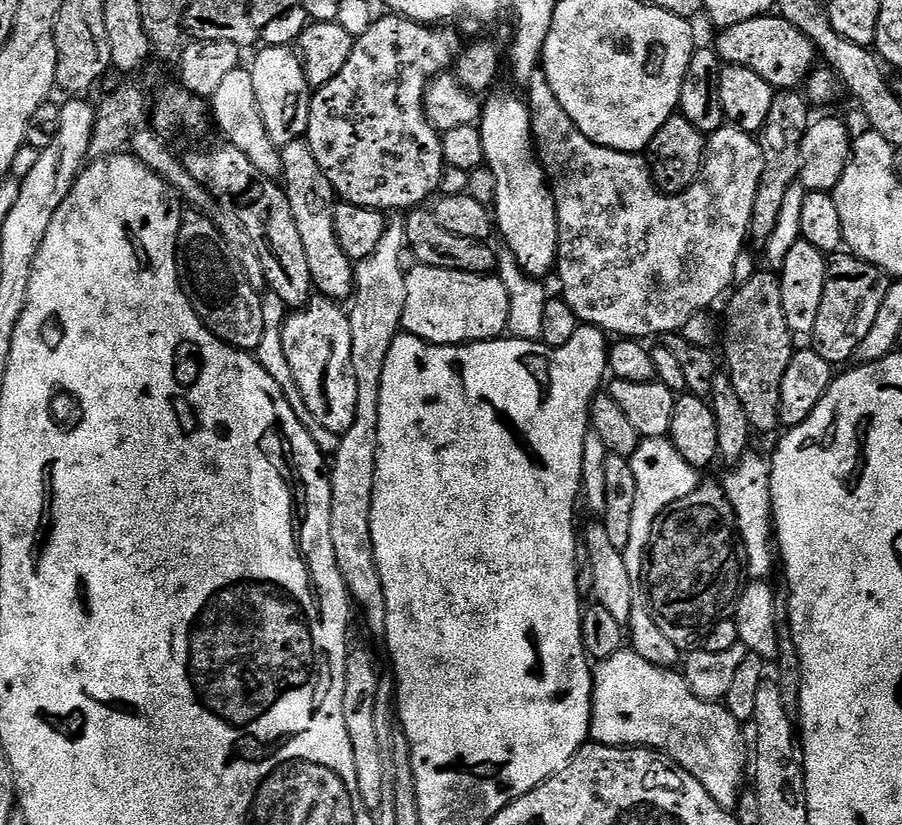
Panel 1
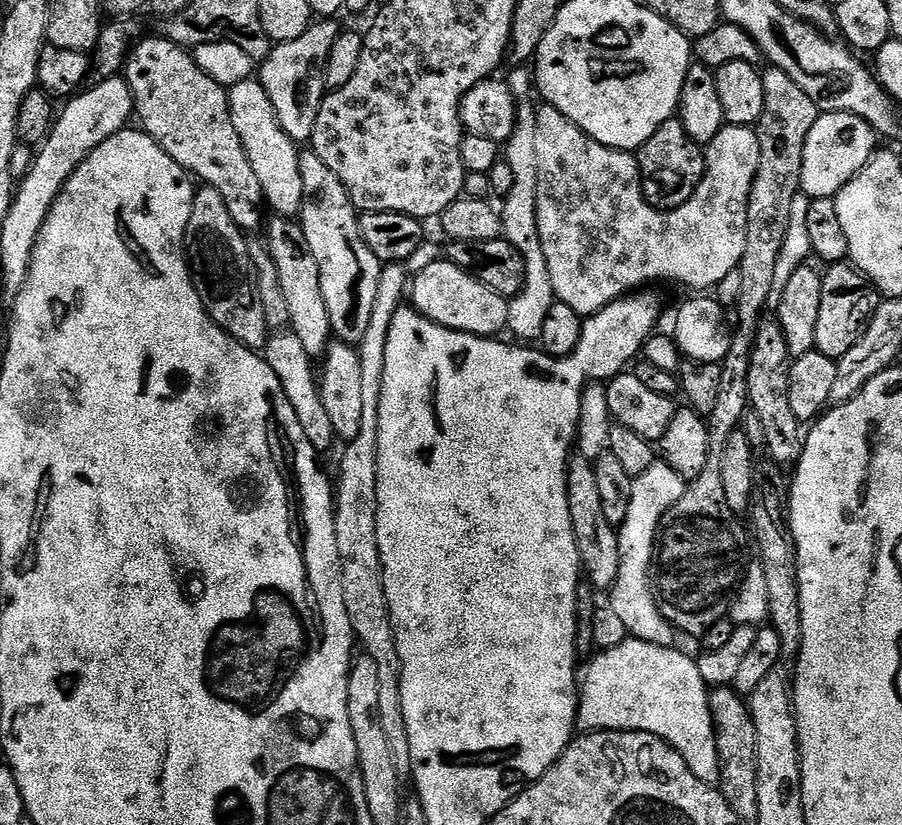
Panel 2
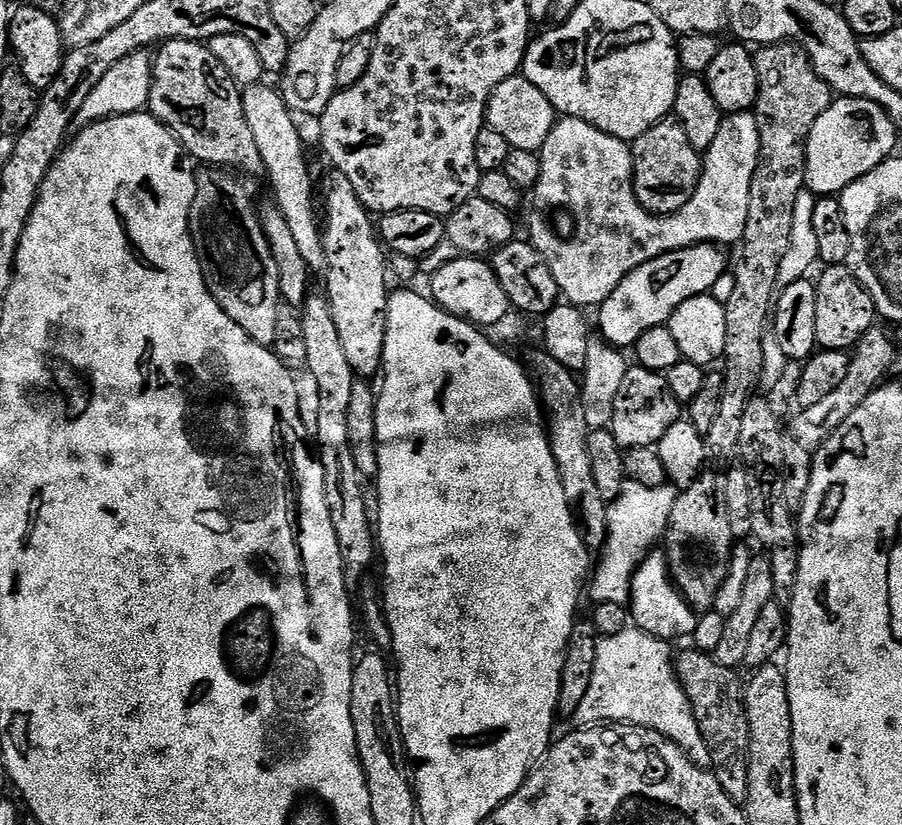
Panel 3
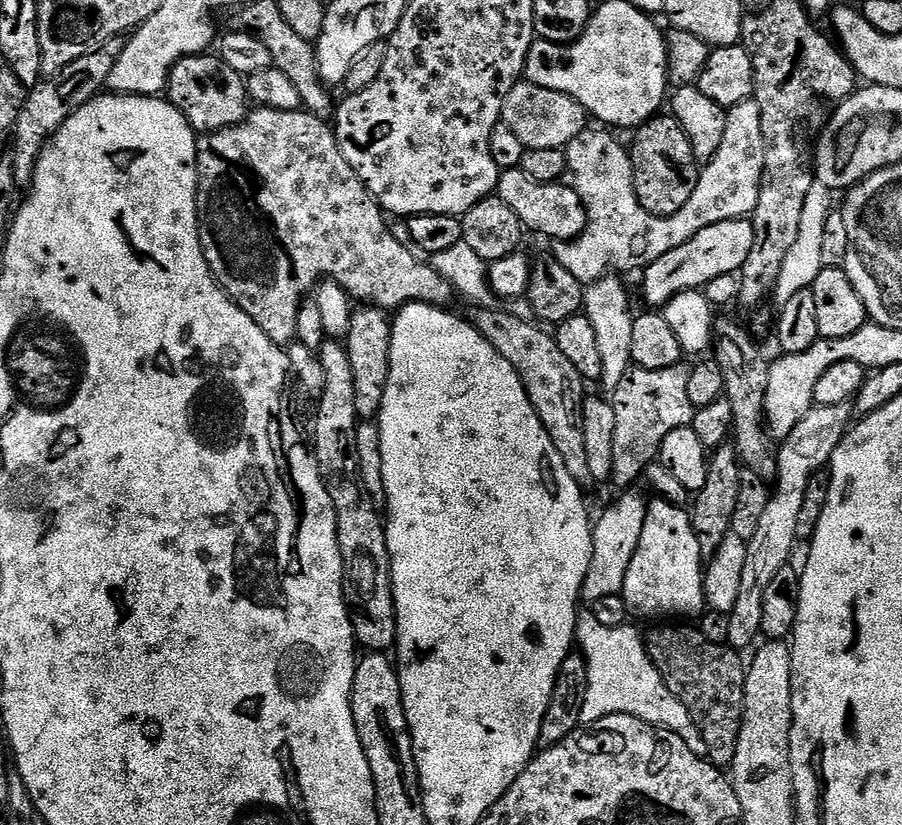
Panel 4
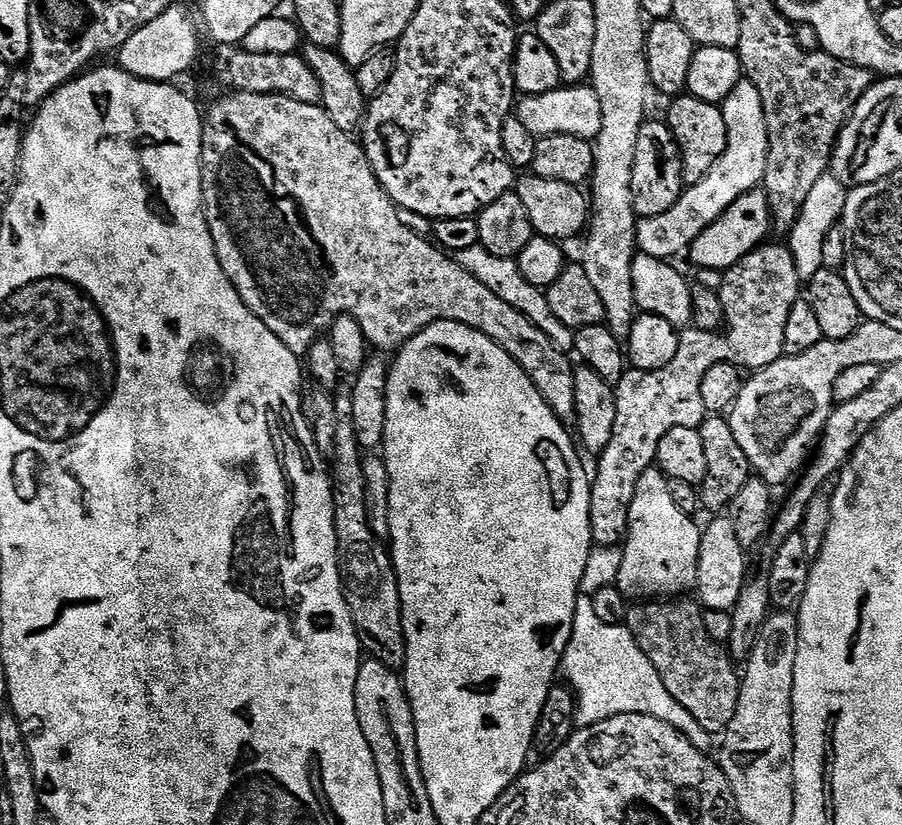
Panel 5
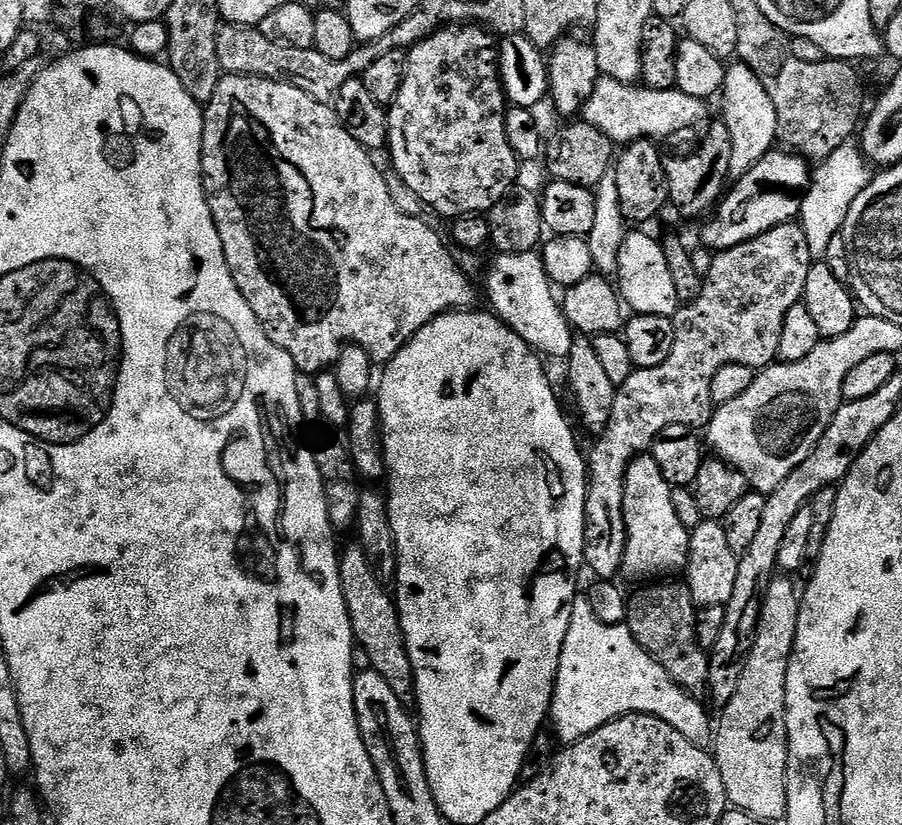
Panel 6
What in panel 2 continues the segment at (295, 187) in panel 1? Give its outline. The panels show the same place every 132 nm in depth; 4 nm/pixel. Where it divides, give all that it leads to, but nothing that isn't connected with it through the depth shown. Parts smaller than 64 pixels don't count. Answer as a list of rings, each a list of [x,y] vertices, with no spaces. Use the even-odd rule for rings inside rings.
[[[311,150],[301,151],[300,173],[302,174],[302,206],[298,223],[306,234],[306,246],[310,246],[310,254],[314,254],[314,262],[318,262],[318,270],[322,278],[322,298],[326,298],[326,314],[330,314],[333,337],[337,341],[358,346],[366,335],[373,315],[382,261],[376,257],[374,250],[370,250],[370,246],[366,246],[360,233],[358,210],[352,205],[350,194],[346,186],[342,186],[338,174],[334,174],[334,170],[330,170],[330,166],[326,166],[326,162],[322,162],[322,158],[318,158],[318,154]]]

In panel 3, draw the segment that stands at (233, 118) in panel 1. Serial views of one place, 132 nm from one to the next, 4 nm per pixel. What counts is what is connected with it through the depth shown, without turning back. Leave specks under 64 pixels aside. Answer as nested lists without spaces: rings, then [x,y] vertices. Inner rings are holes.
[[[268,82],[251,84],[243,89],[242,106],[246,114],[246,122],[250,122],[250,130],[254,133],[254,142],[258,145],[258,154],[262,154],[266,180],[272,183],[274,202],[282,210],[286,223],[290,226],[292,237],[298,242],[298,250],[302,258],[306,258],[309,273],[327,273],[326,250],[322,224],[316,220],[316,212],[312,209],[312,178],[308,174],[308,160],[304,157],[304,140],[300,137],[297,117],[289,112],[284,97]]]

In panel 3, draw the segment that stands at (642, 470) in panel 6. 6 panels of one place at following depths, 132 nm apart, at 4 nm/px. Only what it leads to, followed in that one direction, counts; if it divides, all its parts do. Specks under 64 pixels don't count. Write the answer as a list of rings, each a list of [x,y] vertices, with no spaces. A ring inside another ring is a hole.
[[[653,550],[641,562],[632,579],[632,598],[630,601],[630,620],[635,627],[642,629],[659,640],[675,642],[687,641],[694,634],[700,616],[682,598],[668,572],[668,558],[663,551]]]

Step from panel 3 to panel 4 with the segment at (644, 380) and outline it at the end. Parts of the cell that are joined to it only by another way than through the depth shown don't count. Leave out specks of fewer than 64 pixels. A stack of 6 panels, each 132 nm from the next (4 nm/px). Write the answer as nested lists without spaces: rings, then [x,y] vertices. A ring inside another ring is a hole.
[[[683,363],[670,366],[666,370],[646,370],[635,366],[629,368],[626,378],[618,382],[618,386],[611,393],[610,399],[614,406],[614,470],[611,483],[617,484],[620,490],[633,487],[636,479],[647,473],[648,467],[660,455],[662,438],[670,434],[670,430],[687,428],[692,423],[694,409],[690,402],[690,393],[686,390],[688,368]]]

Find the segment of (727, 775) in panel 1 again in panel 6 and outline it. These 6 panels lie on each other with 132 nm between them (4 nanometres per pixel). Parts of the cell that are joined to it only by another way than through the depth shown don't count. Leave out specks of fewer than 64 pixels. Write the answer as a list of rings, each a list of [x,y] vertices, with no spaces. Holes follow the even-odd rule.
[[[577,595],[572,604],[570,630],[566,630],[566,642],[562,642],[562,658],[558,662],[550,709],[550,728],[561,745],[577,744],[583,736],[594,734],[594,730],[606,726],[612,720],[635,714],[658,718],[674,726],[674,730],[678,730],[678,734],[682,734],[686,742],[694,742],[694,746],[707,749],[714,740],[714,720],[713,717],[712,720],[708,717],[707,710],[696,700],[699,699],[686,689],[679,688],[670,678],[670,674],[666,674],[666,670],[662,670],[662,666],[658,666],[658,662],[654,662],[654,658],[646,654],[642,646],[638,646],[627,623],[603,625],[595,618],[587,595]]]

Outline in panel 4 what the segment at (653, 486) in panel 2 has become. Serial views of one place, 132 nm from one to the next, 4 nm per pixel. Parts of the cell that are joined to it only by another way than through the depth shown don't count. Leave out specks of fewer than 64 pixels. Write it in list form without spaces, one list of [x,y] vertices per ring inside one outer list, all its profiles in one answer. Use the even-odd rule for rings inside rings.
[[[628,490],[601,514],[595,517],[592,526],[592,557],[590,570],[586,570],[586,578],[582,582],[581,597],[593,602],[611,595],[621,595],[626,582],[626,570],[630,570],[630,561],[634,558],[634,550],[638,550],[638,542],[642,538],[642,526],[646,522],[649,501],[643,500],[636,490]]]

